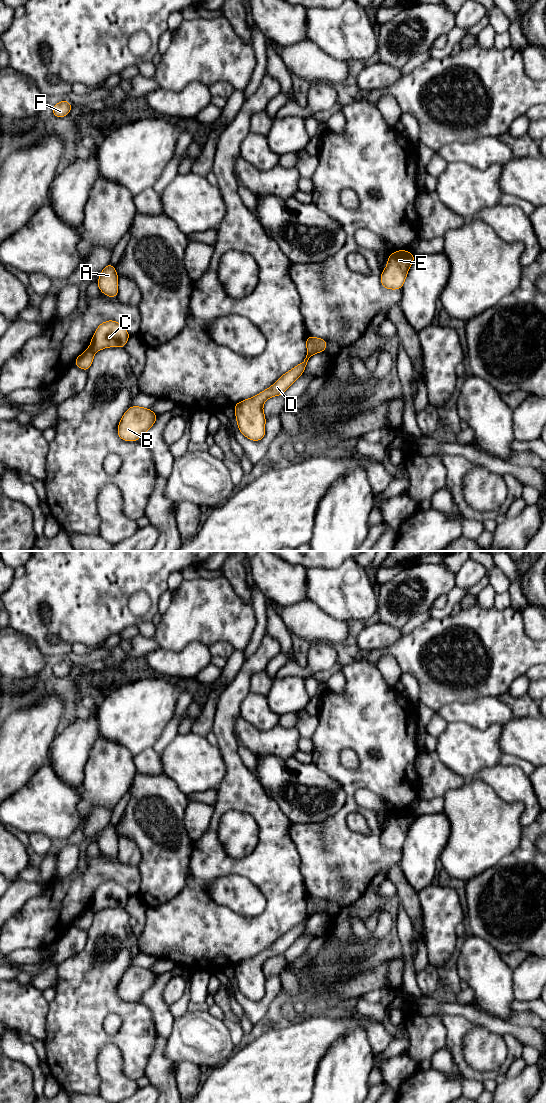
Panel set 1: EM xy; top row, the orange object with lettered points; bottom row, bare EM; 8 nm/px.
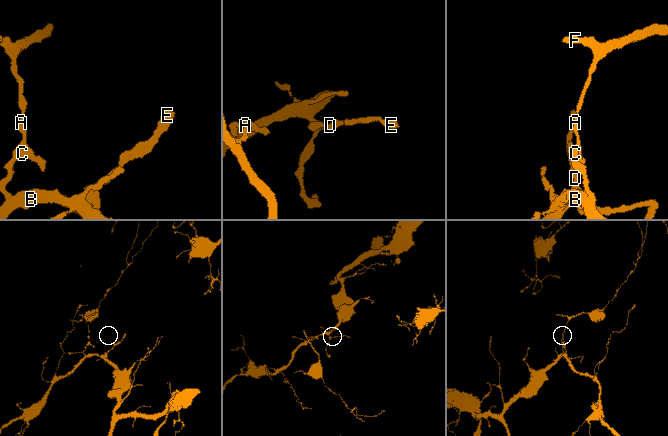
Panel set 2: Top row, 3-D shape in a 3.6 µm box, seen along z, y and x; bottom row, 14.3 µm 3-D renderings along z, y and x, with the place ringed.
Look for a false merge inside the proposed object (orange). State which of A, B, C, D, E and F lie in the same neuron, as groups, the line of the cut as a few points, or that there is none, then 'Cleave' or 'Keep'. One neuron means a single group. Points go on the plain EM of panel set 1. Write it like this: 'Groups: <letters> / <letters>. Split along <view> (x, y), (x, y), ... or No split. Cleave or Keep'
Groups: A C F / B D E. Split along xy (89, 907), (94, 912). Cleave

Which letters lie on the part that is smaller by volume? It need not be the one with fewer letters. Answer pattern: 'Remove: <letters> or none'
Remove: A, C, F

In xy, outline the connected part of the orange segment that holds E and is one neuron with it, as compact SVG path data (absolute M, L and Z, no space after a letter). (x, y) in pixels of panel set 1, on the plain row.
M407 810L391 813L380 837L382 846L389 850L401 849L414 819L415 815Z

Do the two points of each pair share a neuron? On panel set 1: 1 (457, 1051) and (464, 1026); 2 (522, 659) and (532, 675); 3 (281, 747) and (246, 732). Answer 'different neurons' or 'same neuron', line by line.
1: same neuron
2: different neurons
3: same neuron

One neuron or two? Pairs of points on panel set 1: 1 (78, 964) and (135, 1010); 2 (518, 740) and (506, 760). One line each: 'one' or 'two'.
1: one
2: two

